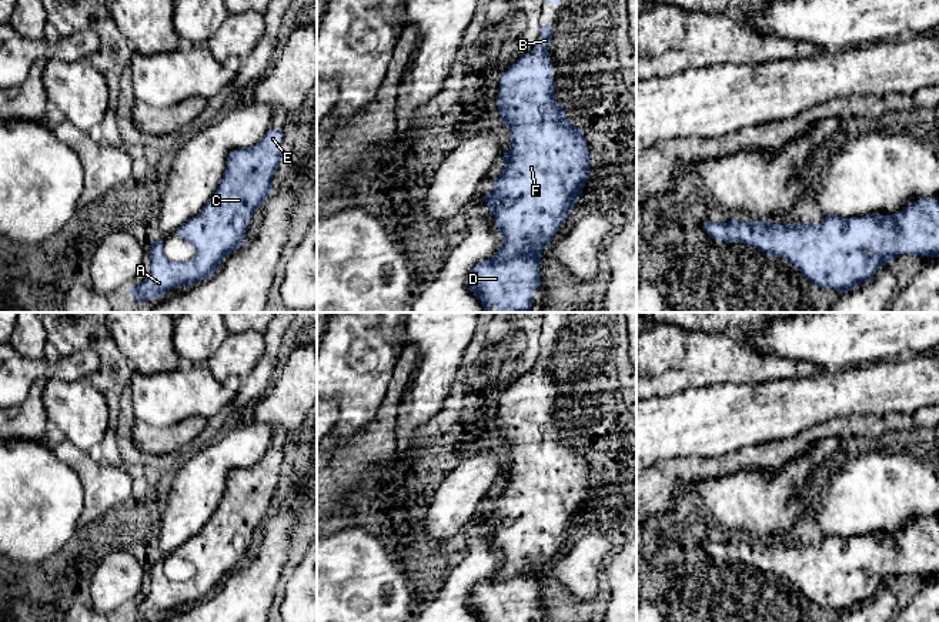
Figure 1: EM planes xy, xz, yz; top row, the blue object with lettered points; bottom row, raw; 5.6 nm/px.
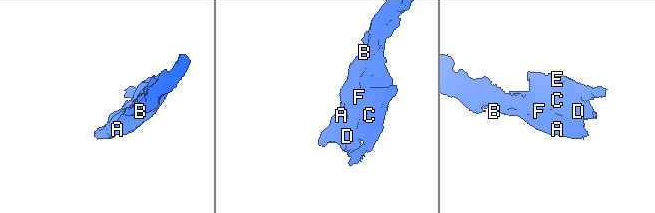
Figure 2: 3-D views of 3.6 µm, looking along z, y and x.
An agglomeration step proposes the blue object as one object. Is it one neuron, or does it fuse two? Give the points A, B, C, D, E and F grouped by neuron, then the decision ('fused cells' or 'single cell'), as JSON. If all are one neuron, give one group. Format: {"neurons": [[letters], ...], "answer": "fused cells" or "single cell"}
{"neurons": [["A", "B", "C", "D", "E", "F"]], "answer": "single cell"}

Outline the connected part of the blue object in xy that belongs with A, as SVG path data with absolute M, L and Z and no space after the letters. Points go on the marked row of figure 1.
M270 128L255 146L233 150L228 154L225 171L213 197L198 215L188 220L174 233L194 247L194 257L188 261L171 261L164 254L163 237L156 238L150 247L151 262L147 277L141 284L130 288L130 294L137 302L143 304L151 298L164 297L173 288L190 287L211 277L224 258L243 245L255 210L271 194L271 180L283 160L283 136L283 130Z

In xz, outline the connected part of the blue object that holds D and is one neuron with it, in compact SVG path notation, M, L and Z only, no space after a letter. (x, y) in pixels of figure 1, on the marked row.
M549 24L541 29L541 40L534 50L521 56L499 80L497 106L502 126L511 130L511 147L504 153L504 168L494 180L494 190L482 200L494 214L502 245L494 257L478 262L468 278L468 285L481 301L484 312L489 312L491 307L495 307L498 312L531 312L532 294L541 287L541 253L567 221L591 175L591 153L584 131L571 124L565 117L564 107L555 101L557 83L552 81L552 61L548 58L554 29Z

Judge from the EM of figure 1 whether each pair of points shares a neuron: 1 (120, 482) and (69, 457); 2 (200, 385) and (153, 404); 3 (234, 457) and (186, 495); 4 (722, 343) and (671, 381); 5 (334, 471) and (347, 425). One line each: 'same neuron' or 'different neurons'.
1: same neuron
2: same neuron
3: same neuron
4: same neuron
5: different neurons

